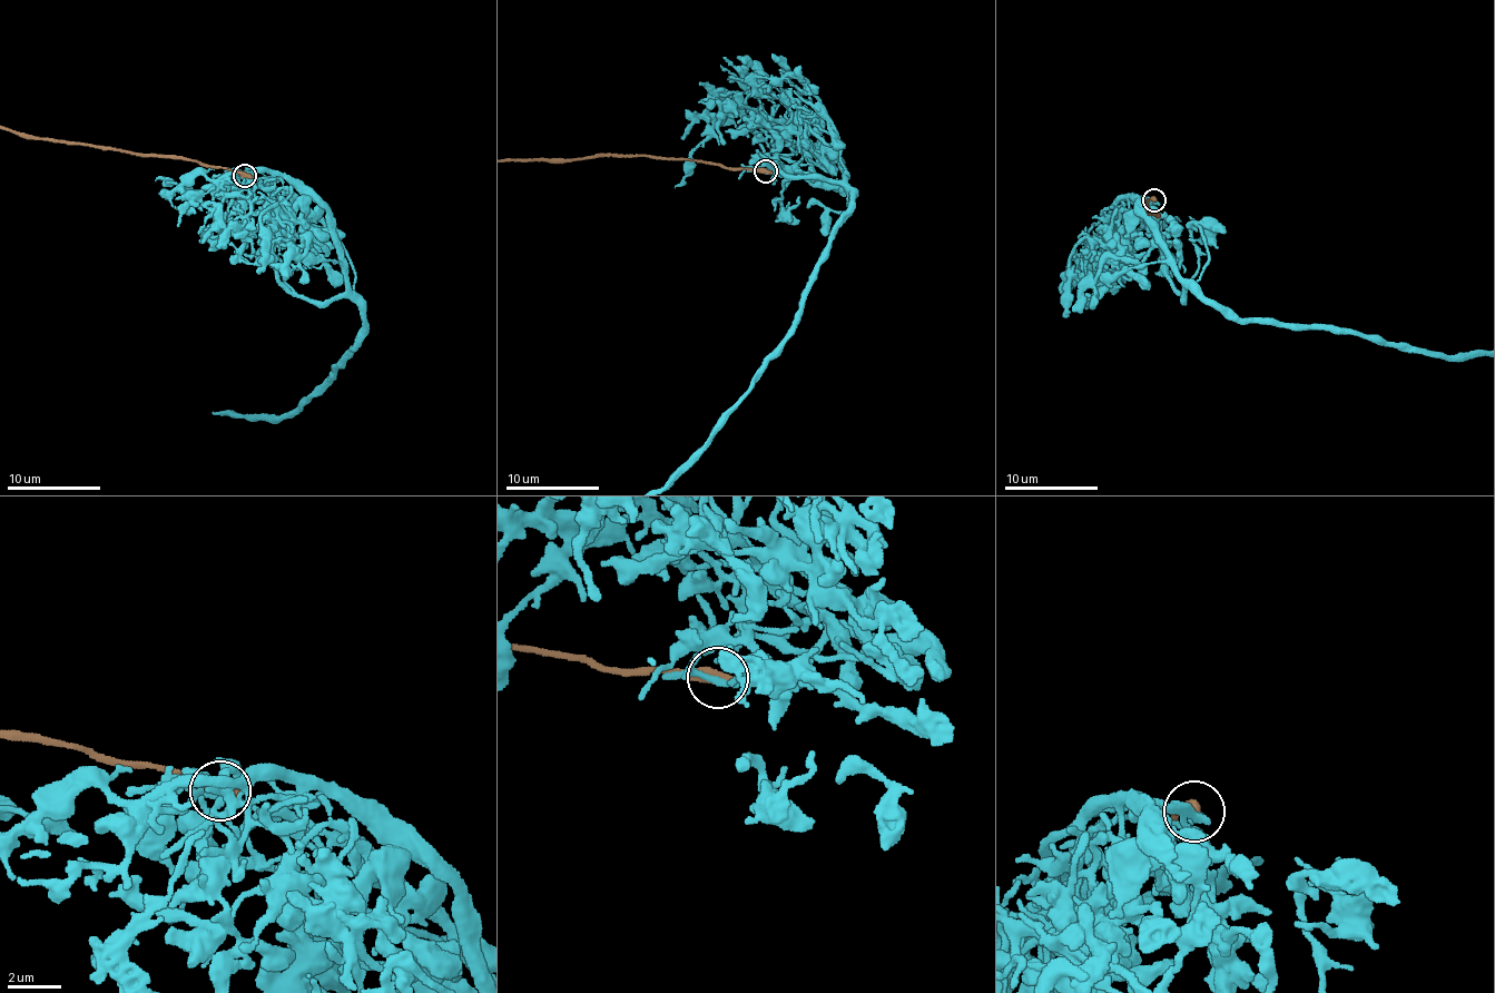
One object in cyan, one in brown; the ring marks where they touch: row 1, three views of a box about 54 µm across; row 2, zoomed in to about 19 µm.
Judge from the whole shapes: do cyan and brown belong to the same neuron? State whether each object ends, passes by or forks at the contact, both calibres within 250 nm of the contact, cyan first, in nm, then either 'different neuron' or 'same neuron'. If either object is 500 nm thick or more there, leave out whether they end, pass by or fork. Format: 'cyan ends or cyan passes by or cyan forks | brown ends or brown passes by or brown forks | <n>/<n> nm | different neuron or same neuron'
170/550 nm | different neuron

